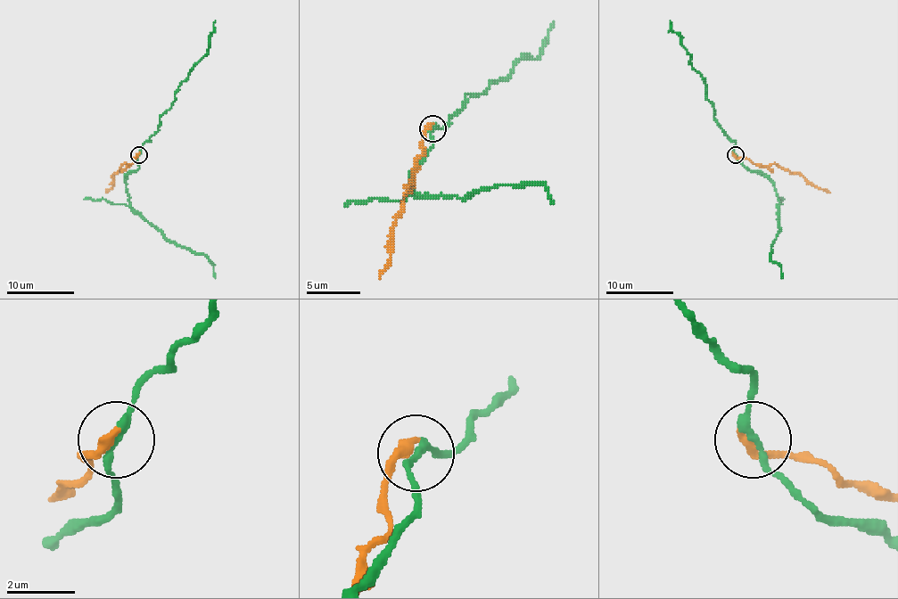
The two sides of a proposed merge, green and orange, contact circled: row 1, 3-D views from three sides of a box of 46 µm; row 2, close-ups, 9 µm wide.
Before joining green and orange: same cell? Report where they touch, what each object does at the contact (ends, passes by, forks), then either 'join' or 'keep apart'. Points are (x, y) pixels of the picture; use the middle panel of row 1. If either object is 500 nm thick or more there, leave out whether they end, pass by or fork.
(432, 128) | green passes by | orange ends | keep apart

